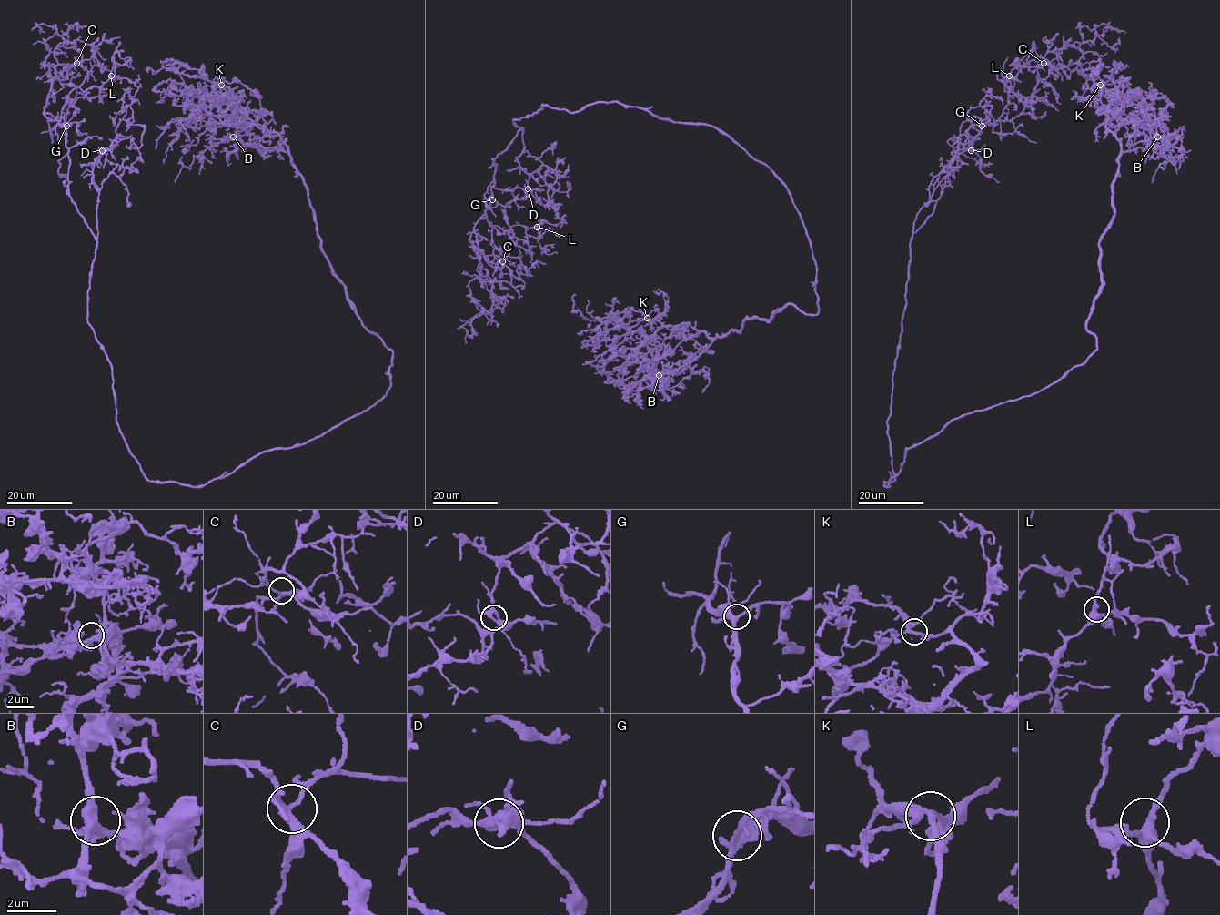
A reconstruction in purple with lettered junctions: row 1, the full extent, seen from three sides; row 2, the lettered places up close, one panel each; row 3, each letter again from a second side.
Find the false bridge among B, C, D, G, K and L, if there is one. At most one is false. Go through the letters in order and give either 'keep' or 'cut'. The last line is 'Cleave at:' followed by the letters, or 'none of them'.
B: keep
C: keep
D: keep
G: keep
K: keep
L: keep
Cleave at: none of them

